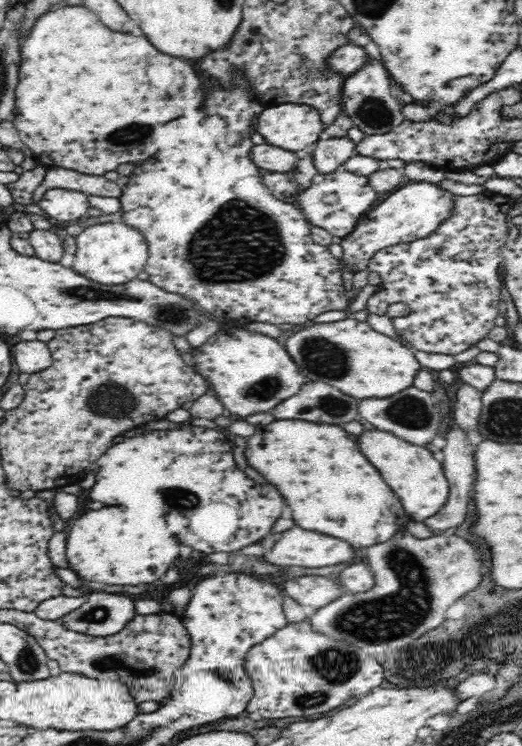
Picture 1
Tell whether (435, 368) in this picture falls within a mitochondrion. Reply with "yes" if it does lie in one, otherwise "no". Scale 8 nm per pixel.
no

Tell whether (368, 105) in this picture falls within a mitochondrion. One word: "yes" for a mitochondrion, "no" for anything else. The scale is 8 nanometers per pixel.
yes

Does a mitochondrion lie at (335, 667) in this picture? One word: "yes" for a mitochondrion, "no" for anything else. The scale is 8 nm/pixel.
yes

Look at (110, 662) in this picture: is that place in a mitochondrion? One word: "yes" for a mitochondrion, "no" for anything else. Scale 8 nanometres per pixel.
yes

